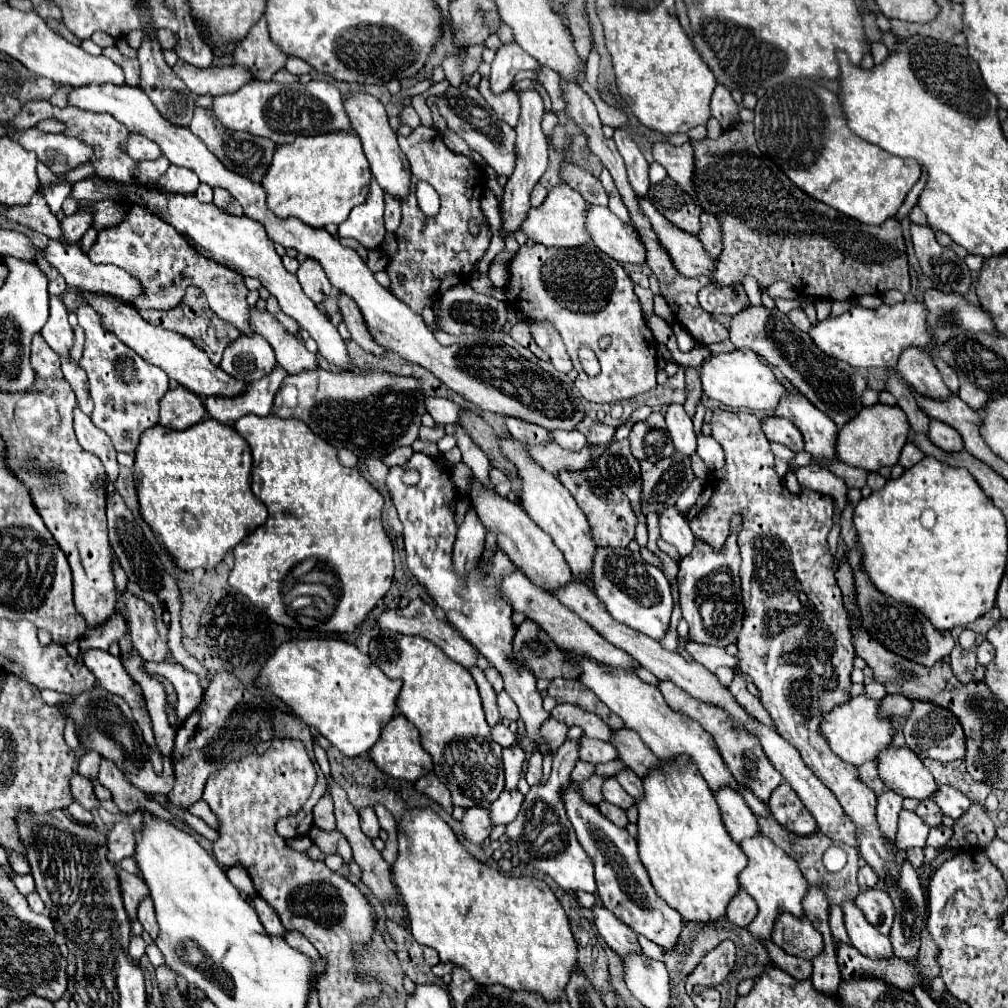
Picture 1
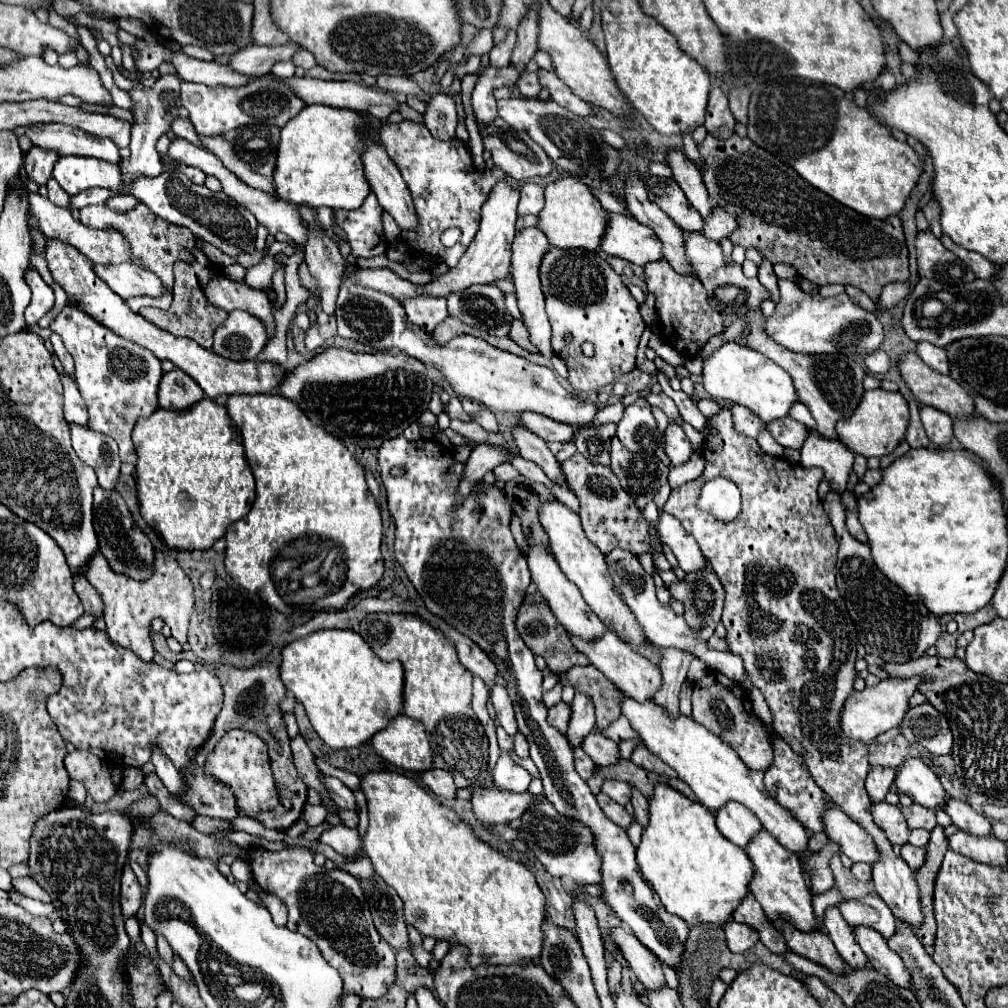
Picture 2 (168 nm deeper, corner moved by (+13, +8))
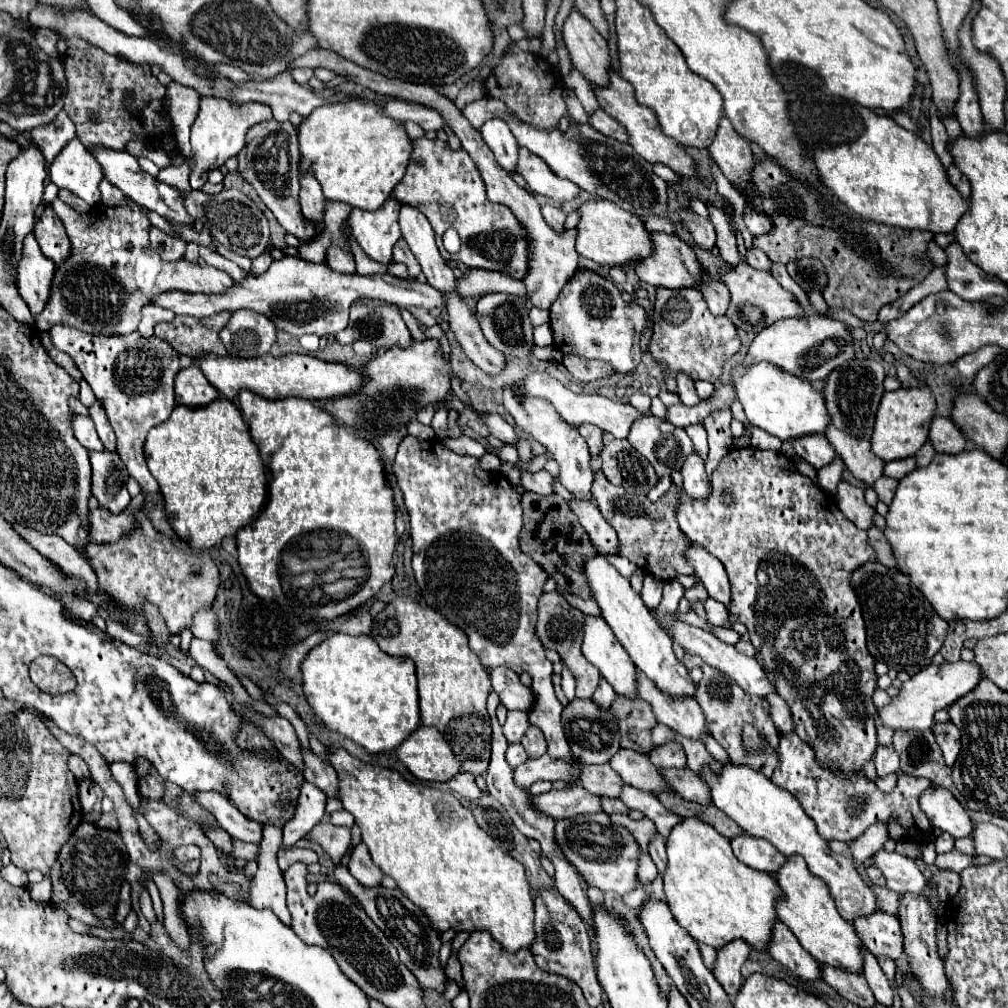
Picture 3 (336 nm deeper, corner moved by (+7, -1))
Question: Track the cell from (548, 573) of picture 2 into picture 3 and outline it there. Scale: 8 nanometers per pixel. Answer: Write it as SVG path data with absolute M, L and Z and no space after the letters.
M584 615L582 653L594 667L598 667L602 677L614 687L616 693L628 695L630 699L636 697L634 695L636 667L602 617Z

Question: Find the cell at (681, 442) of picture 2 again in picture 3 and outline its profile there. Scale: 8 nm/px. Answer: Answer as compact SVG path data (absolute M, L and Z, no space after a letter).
M696 451L686 457L686 461L682 463L680 473L684 477L684 493L688 497L704 499L706 495L710 495L710 479L706 477L704 461Z

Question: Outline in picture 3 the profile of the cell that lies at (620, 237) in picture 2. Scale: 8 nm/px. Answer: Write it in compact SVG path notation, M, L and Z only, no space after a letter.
M650 233L650 239L652 239L652 255L646 257L646 259L638 259L632 269L636 271L636 275L654 285L654 287L670 287L670 289L676 289L676 287L698 287L698 281L700 281L700 271L702 271L702 265L700 261L696 259L692 247L684 241L680 241L678 237L674 235L668 235L668 233Z

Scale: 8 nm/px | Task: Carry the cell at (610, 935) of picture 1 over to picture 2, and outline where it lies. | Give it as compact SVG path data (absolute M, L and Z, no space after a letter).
M614 928L612 940L620 946L626 962L636 972L638 980L646 986L646 990L658 990L666 986L662 962L634 934L626 932L624 928Z

